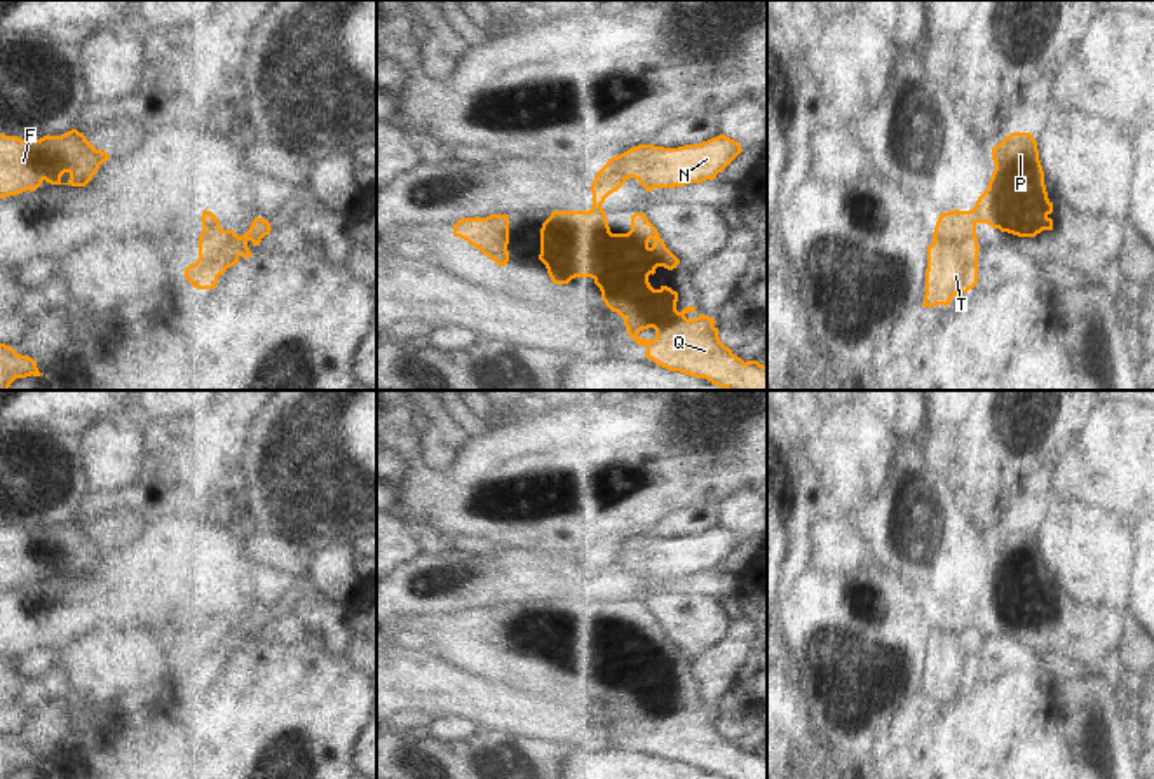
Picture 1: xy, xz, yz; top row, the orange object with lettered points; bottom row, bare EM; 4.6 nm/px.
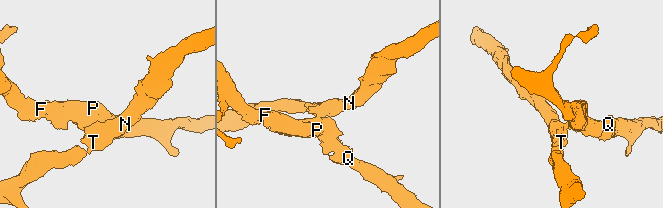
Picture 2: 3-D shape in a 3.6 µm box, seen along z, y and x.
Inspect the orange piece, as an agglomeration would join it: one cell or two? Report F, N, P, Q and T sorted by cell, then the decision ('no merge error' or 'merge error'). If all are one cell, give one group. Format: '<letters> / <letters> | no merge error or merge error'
F P Q / N T | merge error

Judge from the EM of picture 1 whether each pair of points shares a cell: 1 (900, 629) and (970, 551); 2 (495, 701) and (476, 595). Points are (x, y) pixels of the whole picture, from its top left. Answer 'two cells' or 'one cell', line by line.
1: two cells
2: two cells

